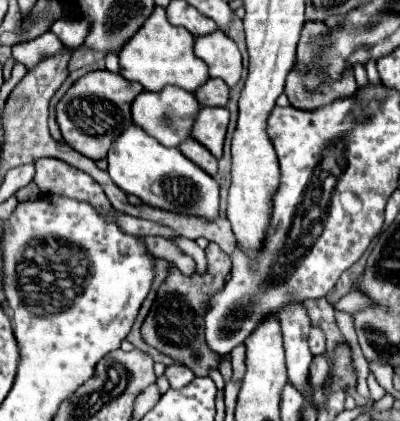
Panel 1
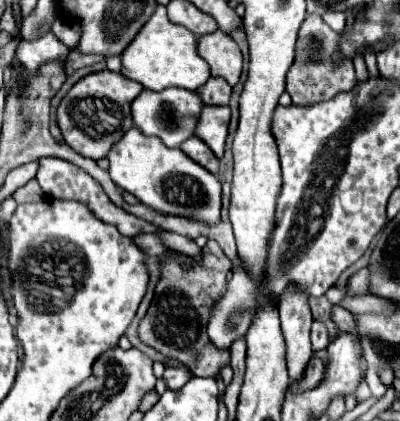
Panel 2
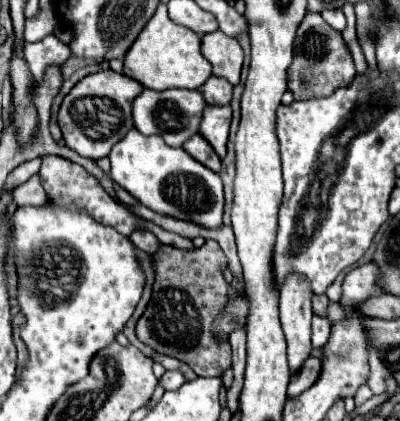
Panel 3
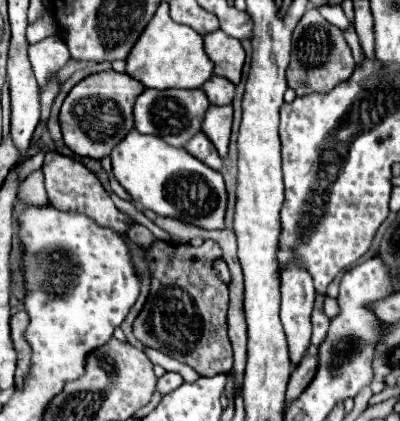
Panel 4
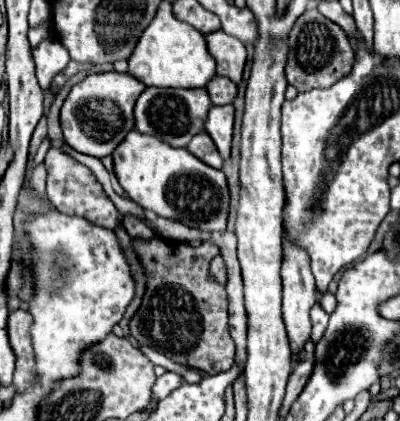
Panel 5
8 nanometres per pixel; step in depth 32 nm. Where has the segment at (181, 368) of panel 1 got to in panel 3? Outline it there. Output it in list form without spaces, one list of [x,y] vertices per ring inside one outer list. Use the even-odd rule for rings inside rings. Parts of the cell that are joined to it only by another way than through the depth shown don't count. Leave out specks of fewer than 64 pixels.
[[[166,370],[164,376],[160,378],[160,384],[164,386],[164,390],[178,390],[184,382],[186,382],[186,378],[180,370]]]

